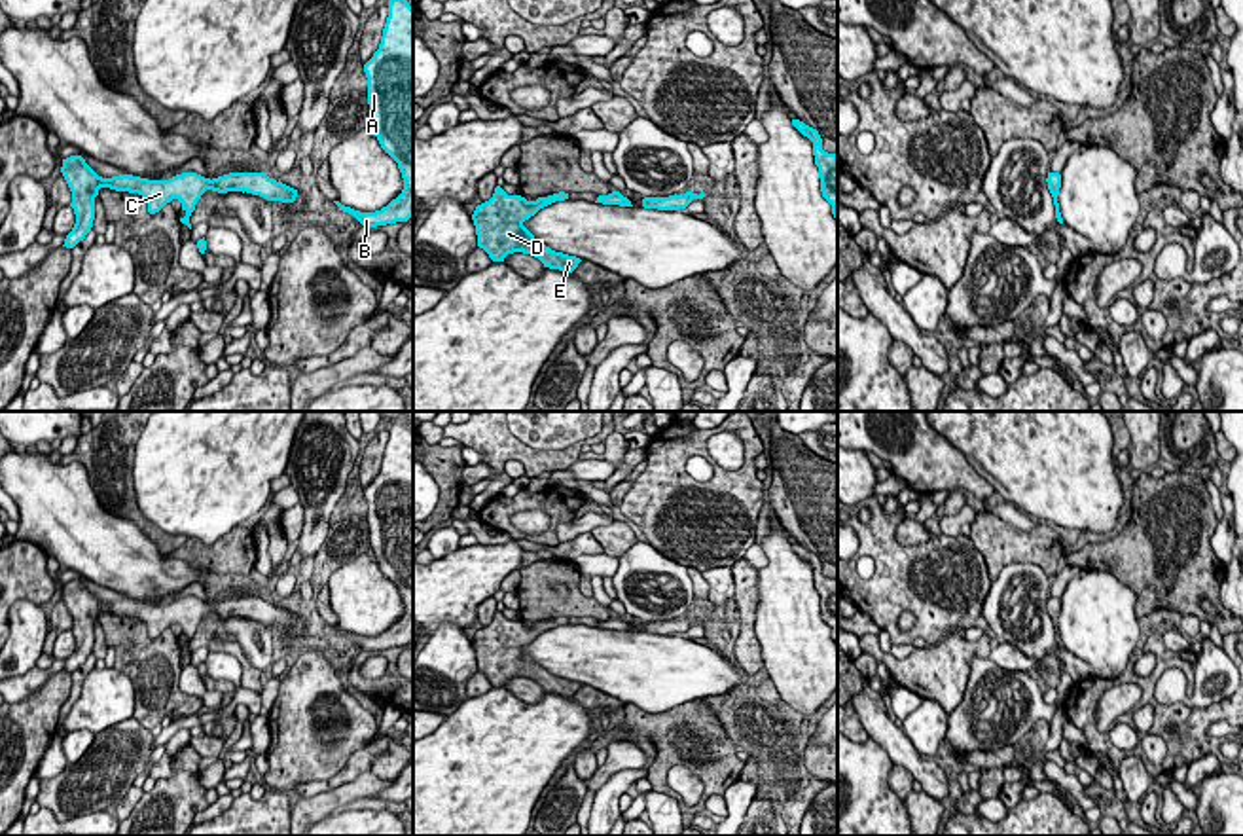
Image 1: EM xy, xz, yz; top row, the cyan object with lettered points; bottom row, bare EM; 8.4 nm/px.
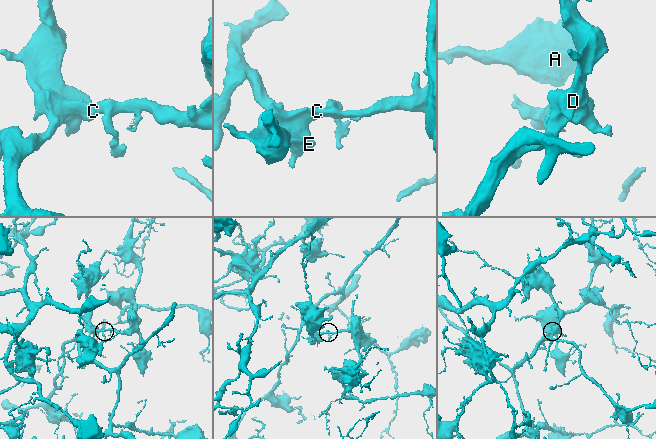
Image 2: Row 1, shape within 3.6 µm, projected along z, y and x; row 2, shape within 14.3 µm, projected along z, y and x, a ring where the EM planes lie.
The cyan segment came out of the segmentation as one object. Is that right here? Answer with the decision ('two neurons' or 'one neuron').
one neuron

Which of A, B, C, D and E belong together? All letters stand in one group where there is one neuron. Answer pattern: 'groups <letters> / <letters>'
groups A B C D E

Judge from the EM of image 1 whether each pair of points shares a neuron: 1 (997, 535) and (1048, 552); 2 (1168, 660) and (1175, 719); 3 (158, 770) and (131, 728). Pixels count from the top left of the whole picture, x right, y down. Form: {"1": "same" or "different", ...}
{"1": "same", "2": "same", "3": "same"}

